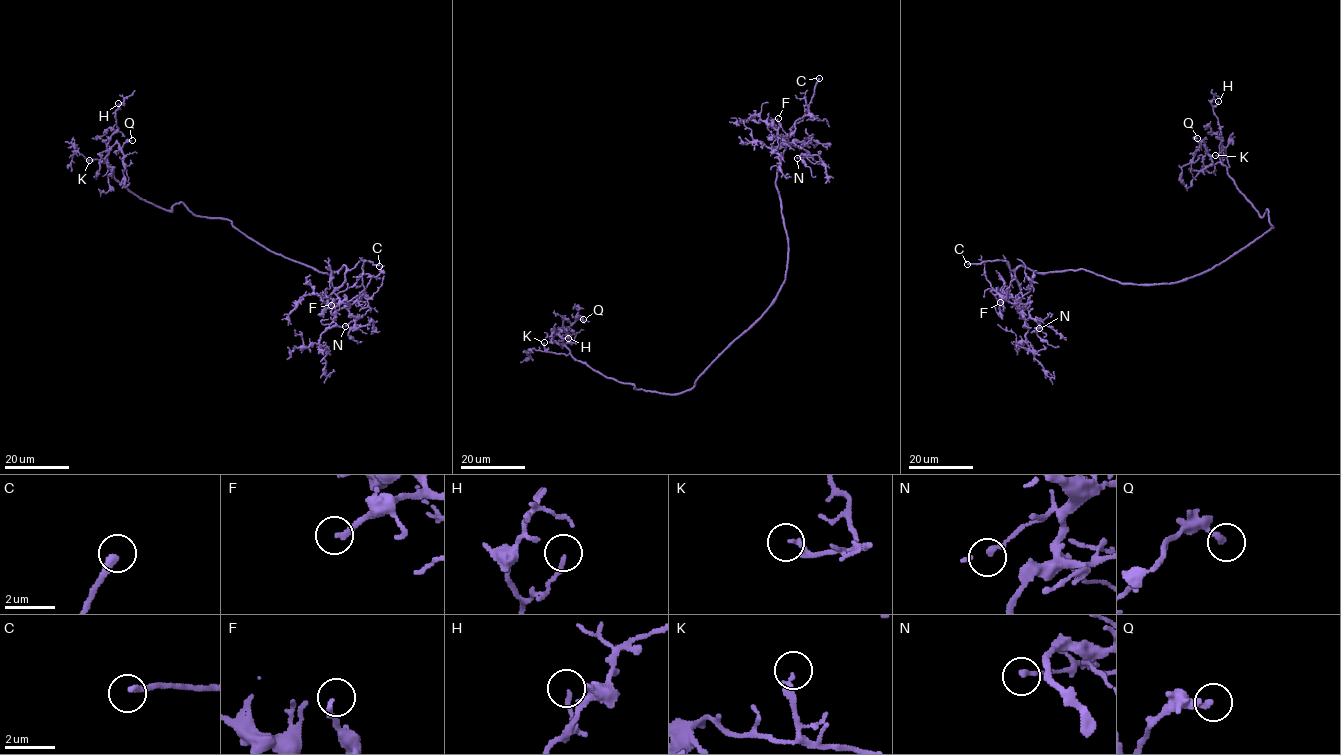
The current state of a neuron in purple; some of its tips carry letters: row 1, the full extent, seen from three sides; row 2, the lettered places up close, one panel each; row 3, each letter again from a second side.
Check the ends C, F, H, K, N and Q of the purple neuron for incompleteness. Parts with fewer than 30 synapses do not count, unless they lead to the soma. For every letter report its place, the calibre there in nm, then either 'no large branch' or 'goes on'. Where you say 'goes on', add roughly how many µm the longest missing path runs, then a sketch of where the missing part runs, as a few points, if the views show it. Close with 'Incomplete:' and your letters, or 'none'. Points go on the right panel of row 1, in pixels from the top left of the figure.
C: place (967, 264); calibre 280 nm; goes on; missing 80 µm
F: place (1000, 302); calibre 220 nm; goes on; missing 30 µm; course (1000, 302), (990, 319), (988, 333), (997, 368)
H: place (1218, 101); calibre 150 nm; no large branch
K: place (1215, 155); calibre 150 nm; goes on; missing 40 µm; course (1215, 155), (1212, 146), (1218, 110), (1226, 111), (1229, 104), (1229, 80), (1225, 71)
N: place (1039, 328); calibre 190 nm; no large branch
Q: place (1197, 138); calibre 180 nm; no large branch
Incomplete: C, F, K

